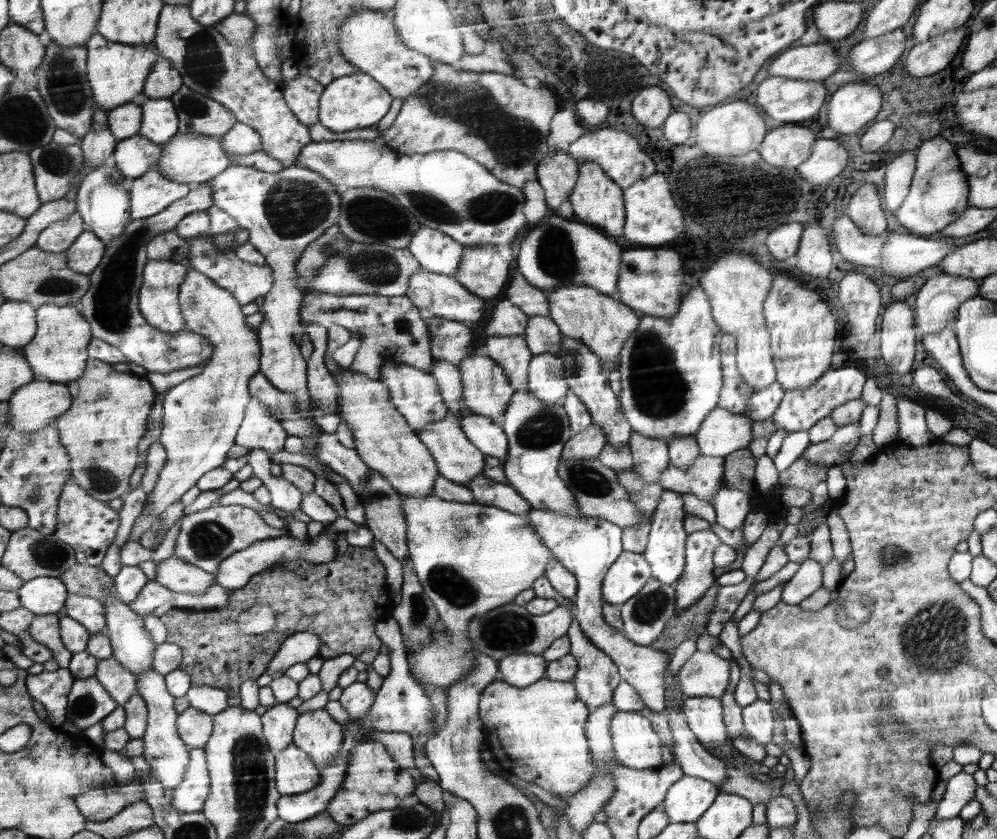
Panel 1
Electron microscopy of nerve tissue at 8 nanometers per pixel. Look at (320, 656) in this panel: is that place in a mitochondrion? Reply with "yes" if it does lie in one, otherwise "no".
no

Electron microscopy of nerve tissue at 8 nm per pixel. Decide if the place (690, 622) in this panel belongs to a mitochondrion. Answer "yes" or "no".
yes

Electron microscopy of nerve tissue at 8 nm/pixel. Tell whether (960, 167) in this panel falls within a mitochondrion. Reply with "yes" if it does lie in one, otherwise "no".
no

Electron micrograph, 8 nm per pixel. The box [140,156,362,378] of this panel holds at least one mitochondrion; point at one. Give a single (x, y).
(294, 206)

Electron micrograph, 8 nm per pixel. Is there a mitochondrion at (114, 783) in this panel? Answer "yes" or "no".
no

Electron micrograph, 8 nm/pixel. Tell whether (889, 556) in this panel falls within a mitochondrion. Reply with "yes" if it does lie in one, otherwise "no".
yes

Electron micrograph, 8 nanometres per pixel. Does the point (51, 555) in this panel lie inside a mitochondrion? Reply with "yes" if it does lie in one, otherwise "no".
yes

